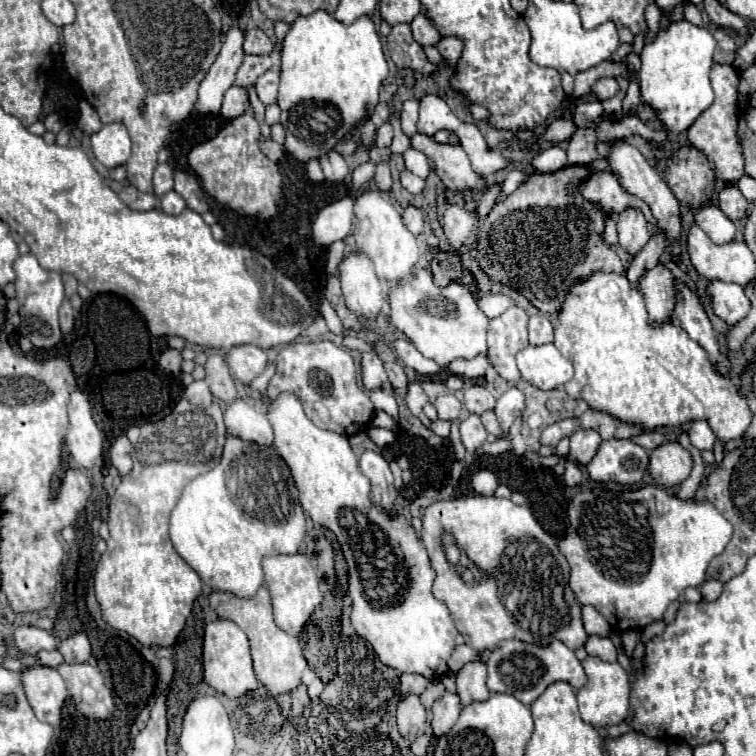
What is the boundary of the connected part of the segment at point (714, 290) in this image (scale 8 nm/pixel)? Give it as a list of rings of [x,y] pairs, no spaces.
[[[712,280],[706,288],[706,294],[710,298],[710,308],[714,310],[714,314],[722,318],[728,326],[734,326],[750,310],[750,300],[738,284]]]

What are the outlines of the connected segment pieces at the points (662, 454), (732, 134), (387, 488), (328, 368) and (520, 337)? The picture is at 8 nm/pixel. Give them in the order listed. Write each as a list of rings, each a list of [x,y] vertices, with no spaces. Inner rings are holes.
[[[664,442],[650,452],[650,476],[660,486],[676,486],[684,482],[692,472],[694,460],[688,450],[680,446],[680,442]]]
[[[714,64],[710,72],[710,82],[714,88],[714,102],[708,110],[704,110],[694,124],[688,128],[688,140],[694,148],[702,150],[706,158],[710,160],[716,178],[722,178],[724,182],[736,182],[740,176],[744,176],[744,160],[740,152],[740,144],[736,138],[736,126],[738,126],[738,72],[728,64]]]
[[[364,450],[360,456],[360,470],[372,482],[370,498],[374,500],[374,504],[378,504],[382,510],[390,512],[392,502],[396,498],[396,488],[394,488],[394,478],[392,478],[390,466],[384,460],[384,456],[374,450]]]
[[[328,340],[306,344],[296,342],[280,350],[276,356],[276,374],[264,392],[264,400],[272,402],[282,392],[292,392],[302,402],[306,416],[316,426],[342,436],[352,436],[368,428],[374,414],[370,396],[356,382],[352,356]]]
[[[508,308],[502,316],[490,320],[488,360],[496,368],[496,372],[508,382],[520,380],[514,356],[528,346],[526,320],[528,314],[522,308]]]

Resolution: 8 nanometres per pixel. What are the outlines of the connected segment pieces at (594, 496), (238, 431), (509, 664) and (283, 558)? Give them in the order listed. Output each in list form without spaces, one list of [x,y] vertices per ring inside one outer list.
[[[598,484],[598,486],[592,486],[592,488],[580,488],[576,492],[576,496],[572,498],[572,502],[568,506],[568,514],[566,514],[566,536],[560,540],[558,546],[560,546],[560,552],[566,556],[566,560],[570,564],[570,588],[574,588],[578,602],[594,606],[610,622],[610,626],[616,632],[624,632],[624,630],[642,630],[650,622],[662,620],[662,614],[668,608],[668,604],[674,602],[688,586],[702,586],[704,580],[706,580],[706,570],[708,570],[710,560],[726,548],[732,534],[734,534],[732,524],[708,500],[702,500],[702,502],[698,502],[694,498],[682,500],[682,498],[678,498],[678,496],[670,494],[668,490],[658,488],[658,486],[644,486],[640,490],[616,492],[616,490],[606,488],[604,484]]]
[[[234,400],[226,408],[224,422],[226,422],[228,432],[240,436],[242,440],[250,440],[262,446],[270,446],[274,440],[272,424],[268,422],[266,414],[244,400]]]
[[[508,640],[508,642],[502,642],[496,650],[492,650],[488,658],[490,692],[508,692],[516,696],[520,702],[524,702],[526,706],[530,706],[550,684],[558,680],[568,682],[576,690],[586,684],[586,672],[580,660],[560,640],[552,640],[546,646],[536,646],[536,644],[528,644],[520,640]]]
[[[300,552],[298,554],[266,556],[262,560],[262,568],[264,568],[266,584],[272,594],[274,621],[278,624],[278,628],[296,636],[302,630],[302,626],[306,624],[306,620],[312,616],[318,602],[322,602],[322,592],[318,590],[316,572],[314,572],[310,560],[306,558],[306,554],[300,554]]]

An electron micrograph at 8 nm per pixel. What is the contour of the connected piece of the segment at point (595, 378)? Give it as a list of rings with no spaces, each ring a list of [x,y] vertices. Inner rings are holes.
[[[592,272],[588,278],[576,280],[576,284],[566,292],[566,300],[564,300],[562,308],[560,308],[558,314],[556,314],[556,322],[554,322],[554,346],[556,346],[564,356],[568,356],[568,358],[572,360],[574,370],[576,370],[574,378],[566,384],[566,394],[568,394],[570,398],[574,398],[574,400],[580,400],[580,398],[582,398],[582,400],[586,400],[592,408],[598,408],[598,410],[602,410],[602,412],[610,412],[612,416],[618,416],[620,420],[626,420],[628,424],[640,424],[640,426],[644,426],[644,428],[648,428],[648,430],[654,430],[654,428],[658,428],[658,426],[680,426],[680,424],[686,424],[686,422],[690,422],[690,420],[704,420],[704,418],[706,418],[706,420],[710,422],[712,430],[716,432],[716,436],[718,436],[722,442],[728,442],[728,440],[738,440],[738,438],[742,438],[742,436],[746,434],[750,422],[752,422],[752,416],[754,416],[754,414],[752,414],[752,410],[750,410],[750,406],[748,406],[748,400],[746,400],[746,394],[744,394],[744,390],[742,390],[742,378],[736,376],[736,374],[720,374],[718,368],[714,366],[714,362],[708,358],[706,350],[704,350],[698,342],[694,342],[694,340],[686,334],[686,330],[684,330],[680,324],[676,324],[674,318],[662,322],[660,326],[656,326],[654,322],[650,322],[648,312],[646,312],[646,306],[644,306],[644,296],[642,296],[642,292],[640,292],[638,286],[632,286],[632,284],[630,284],[630,280],[626,278],[626,274]]]

